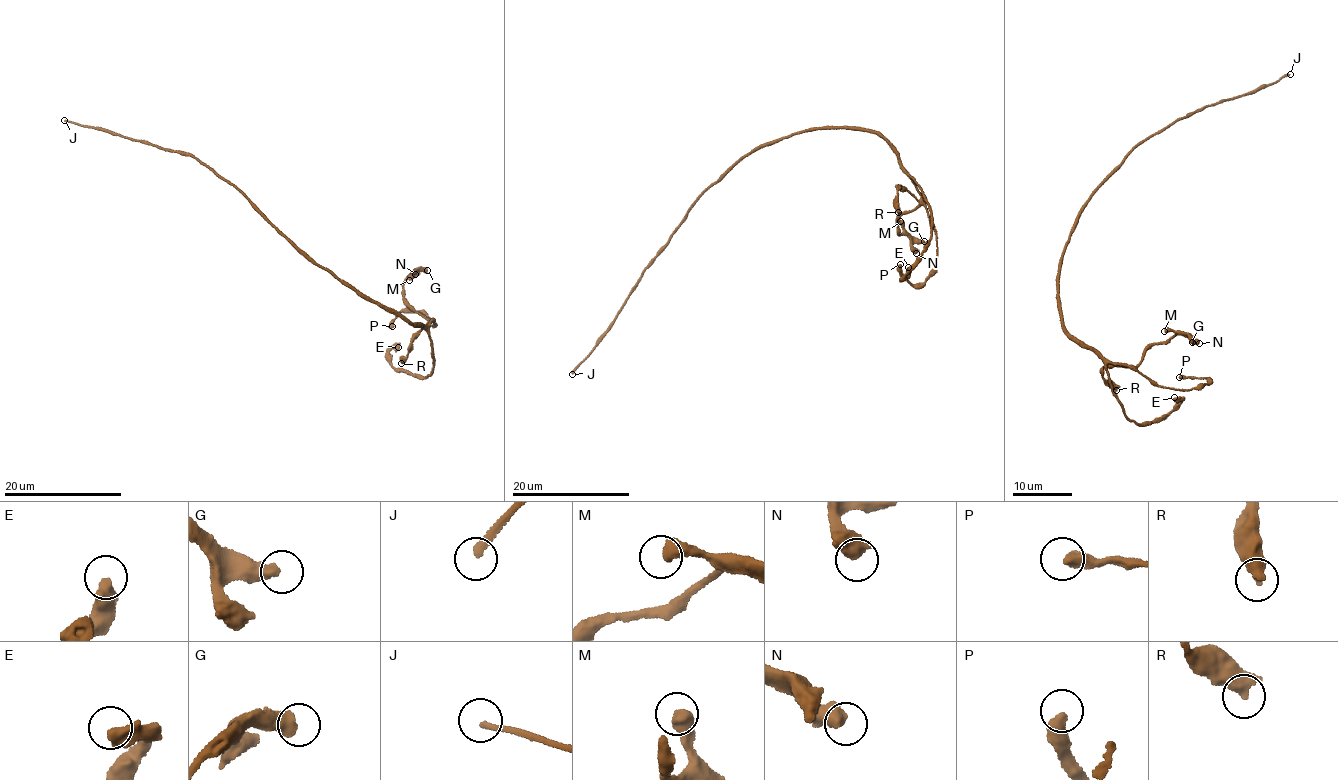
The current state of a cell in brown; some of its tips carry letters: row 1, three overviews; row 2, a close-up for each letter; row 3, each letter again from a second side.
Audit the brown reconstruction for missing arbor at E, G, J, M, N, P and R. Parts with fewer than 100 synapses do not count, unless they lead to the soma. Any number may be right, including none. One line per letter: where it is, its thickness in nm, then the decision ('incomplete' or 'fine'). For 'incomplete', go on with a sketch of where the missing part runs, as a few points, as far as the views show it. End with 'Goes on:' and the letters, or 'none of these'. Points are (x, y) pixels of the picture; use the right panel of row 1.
E: place (1174, 397); calibre 600 nm; fine
G: place (1192, 342); calibre 500 nm; fine
J: place (1290, 74); calibre 200 nm; incomplete
M: place (1164, 331); calibre 500 nm; fine
N: place (1199, 343); calibre 650 nm; fine
P: place (1179, 377); calibre 480 nm; fine
R: place (1116, 390); calibre 500 nm; fine
Goes on: J

